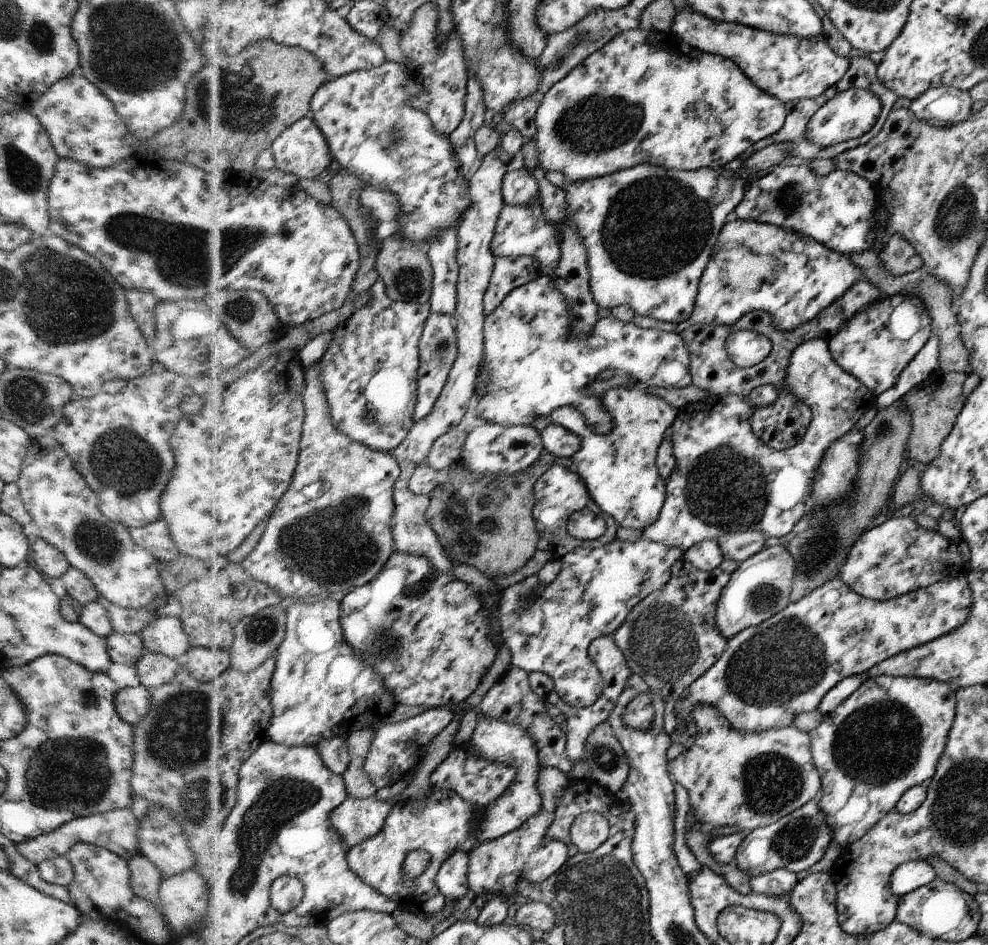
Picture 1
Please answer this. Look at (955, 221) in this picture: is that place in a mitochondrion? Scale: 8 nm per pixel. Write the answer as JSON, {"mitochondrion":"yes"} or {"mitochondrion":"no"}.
{"mitochondrion":"yes"}

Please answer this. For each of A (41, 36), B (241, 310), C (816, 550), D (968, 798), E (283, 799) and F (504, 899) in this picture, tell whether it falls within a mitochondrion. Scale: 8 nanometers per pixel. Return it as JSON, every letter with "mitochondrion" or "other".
{"A":"mitochondrion","B":"mitochondrion","C":"mitochondrion","D":"mitochondrion","E":"mitochondrion","F":"other"}

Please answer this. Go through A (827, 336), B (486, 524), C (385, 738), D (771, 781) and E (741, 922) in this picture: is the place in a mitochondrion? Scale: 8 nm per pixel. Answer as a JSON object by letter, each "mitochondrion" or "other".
{"A":"other","B":"mitochondrion","C":"other","D":"mitochondrion","E":"other"}

